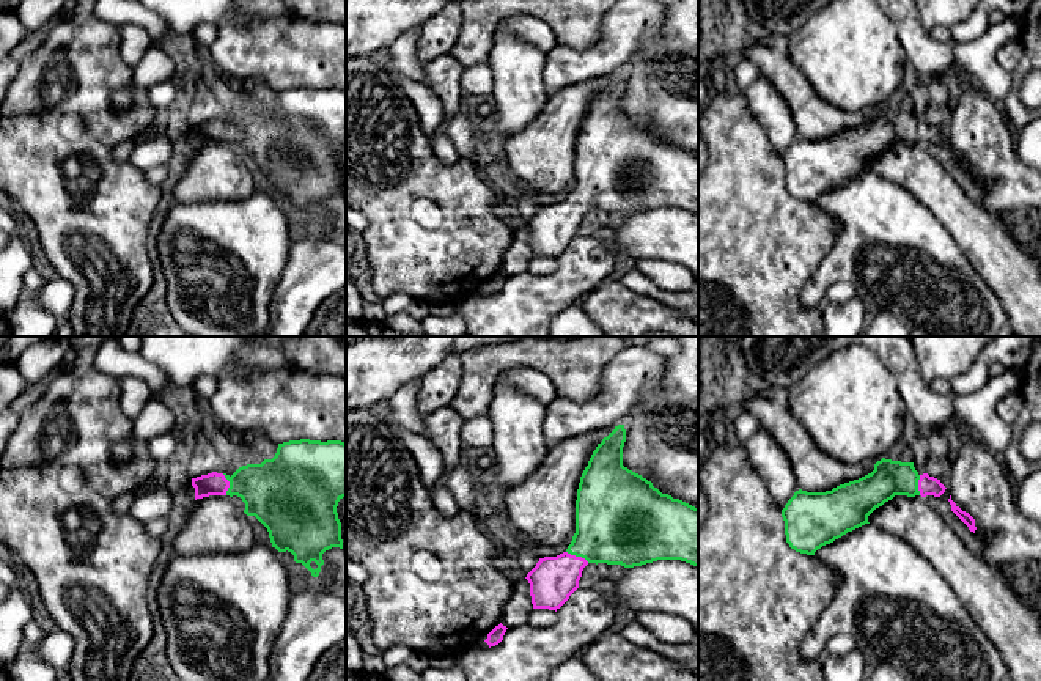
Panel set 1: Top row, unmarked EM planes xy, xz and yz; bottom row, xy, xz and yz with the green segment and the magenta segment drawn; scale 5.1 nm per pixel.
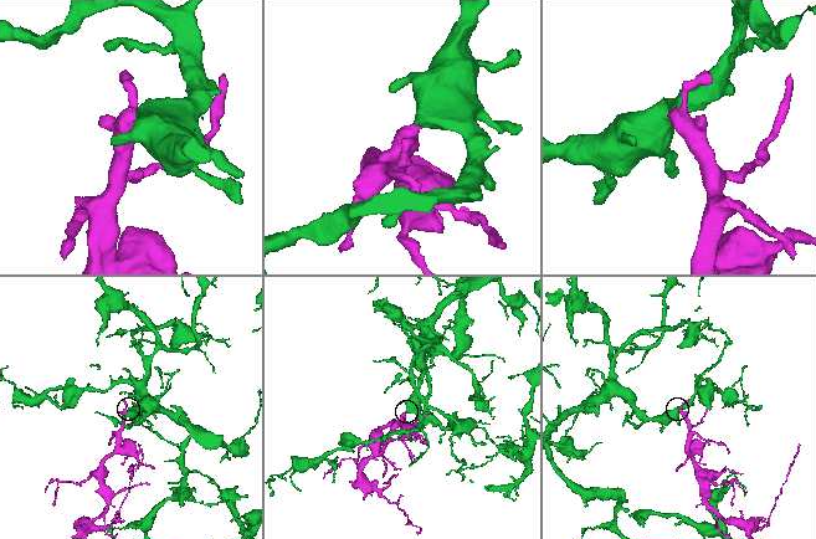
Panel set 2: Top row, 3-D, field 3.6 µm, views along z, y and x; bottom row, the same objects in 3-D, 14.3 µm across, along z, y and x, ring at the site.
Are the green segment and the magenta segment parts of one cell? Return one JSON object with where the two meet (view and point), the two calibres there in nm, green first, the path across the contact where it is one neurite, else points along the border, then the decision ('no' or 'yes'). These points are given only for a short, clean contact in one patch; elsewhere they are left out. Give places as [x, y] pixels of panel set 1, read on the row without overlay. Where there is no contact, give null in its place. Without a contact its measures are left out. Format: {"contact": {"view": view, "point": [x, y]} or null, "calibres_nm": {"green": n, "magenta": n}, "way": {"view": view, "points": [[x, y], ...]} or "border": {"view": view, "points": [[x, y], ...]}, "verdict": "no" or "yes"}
{"contact": {"view": "xz", "point": [577, 203]}, "calibres_nm": {"green": 420, "magenta": 240}, "way": {"view": "xz", "points": [[615, 172], [577, 203], [554, 227]]}, "verdict": "yes"}

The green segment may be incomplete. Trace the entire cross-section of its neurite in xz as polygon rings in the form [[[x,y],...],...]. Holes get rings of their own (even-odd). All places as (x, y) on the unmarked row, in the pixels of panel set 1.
[[[624,72],[598,91],[585,115],[576,148],[576,181],[568,197],[557,204],[539,206],[527,222],[533,256],[558,258],[579,236],[582,219],[588,211],[621,212],[624,215],[642,214],[657,208],[681,208],[698,215],[698,156],[662,142],[651,129],[623,113],[623,94],[626,90]]]

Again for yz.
[[[882,105],[874,118],[826,140],[796,138],[782,157],[786,190],[800,201],[815,203],[848,179],[868,170],[868,164],[895,143],[934,143],[945,140],[940,127],[920,123],[914,110]]]

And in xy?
[[[289,88],[278,91],[272,107],[239,115],[231,124],[208,121],[192,126],[195,148],[209,143],[237,143],[245,151],[244,160],[255,164],[269,179],[272,195],[291,200],[313,225],[324,212],[322,201],[343,197],[338,149],[346,145],[346,91],[341,88]]]

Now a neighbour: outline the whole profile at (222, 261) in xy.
[[[272,193],[242,201],[175,201],[157,237],[175,324],[193,337],[263,335],[291,244],[288,217]]]

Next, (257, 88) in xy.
[[[258,77],[244,80],[244,91],[259,101],[264,107],[272,107],[278,96],[278,91],[274,91]]]

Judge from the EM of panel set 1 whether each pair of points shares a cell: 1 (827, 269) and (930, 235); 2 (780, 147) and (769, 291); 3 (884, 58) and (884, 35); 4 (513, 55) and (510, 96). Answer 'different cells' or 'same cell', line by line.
1: same cell
2: different cells
3: same cell
4: same cell

